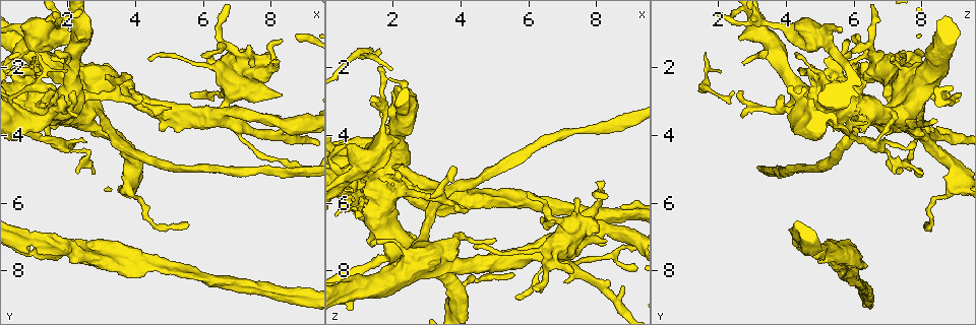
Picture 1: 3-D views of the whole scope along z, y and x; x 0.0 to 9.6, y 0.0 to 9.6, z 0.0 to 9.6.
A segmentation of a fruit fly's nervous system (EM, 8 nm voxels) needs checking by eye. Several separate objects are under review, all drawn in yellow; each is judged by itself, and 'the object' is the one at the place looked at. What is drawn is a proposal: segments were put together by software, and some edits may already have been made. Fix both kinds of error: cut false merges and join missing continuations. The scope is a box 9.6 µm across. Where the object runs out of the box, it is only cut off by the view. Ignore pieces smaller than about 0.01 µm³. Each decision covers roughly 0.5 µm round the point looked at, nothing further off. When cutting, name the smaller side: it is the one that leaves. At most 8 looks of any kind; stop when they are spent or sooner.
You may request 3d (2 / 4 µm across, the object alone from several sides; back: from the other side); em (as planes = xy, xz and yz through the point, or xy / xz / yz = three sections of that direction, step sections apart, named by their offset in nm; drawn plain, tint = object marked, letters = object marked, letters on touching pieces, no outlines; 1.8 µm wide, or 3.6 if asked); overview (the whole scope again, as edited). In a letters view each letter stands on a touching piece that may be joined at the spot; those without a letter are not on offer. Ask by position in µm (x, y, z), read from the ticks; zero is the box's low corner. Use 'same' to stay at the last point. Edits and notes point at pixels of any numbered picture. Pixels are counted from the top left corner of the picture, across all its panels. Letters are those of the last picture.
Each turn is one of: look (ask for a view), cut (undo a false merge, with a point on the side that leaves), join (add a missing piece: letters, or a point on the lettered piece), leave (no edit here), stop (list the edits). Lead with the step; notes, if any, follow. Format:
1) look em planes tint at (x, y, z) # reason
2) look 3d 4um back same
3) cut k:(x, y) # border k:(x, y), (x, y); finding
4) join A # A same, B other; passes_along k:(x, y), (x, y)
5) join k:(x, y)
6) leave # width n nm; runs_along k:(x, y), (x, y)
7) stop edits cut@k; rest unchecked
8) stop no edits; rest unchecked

look em yz step 4 letters at (0.75, 2.80, 9.20) # branch stops here

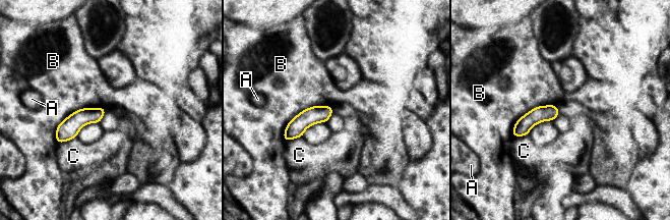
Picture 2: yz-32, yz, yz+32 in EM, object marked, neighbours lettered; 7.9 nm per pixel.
look em planes letters same

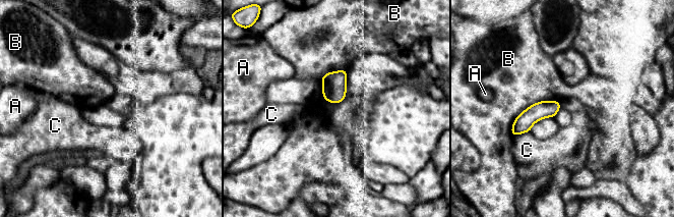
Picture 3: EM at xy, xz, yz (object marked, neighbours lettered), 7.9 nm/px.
leave # longest_contact B 480 nm; A other, B other, C other; no lettered piece goes on from it

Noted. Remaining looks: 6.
look em 3.6um yz step 16 tint at (1.10, 1.15, 4.85) # four or more arms meet

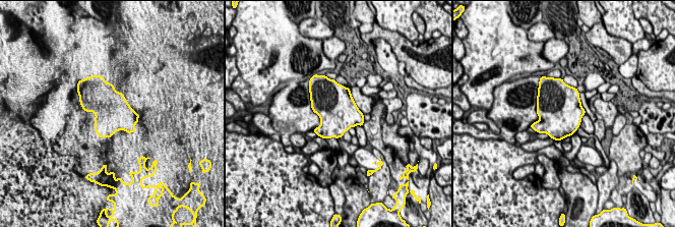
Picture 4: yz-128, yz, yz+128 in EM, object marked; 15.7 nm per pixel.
look em 3.6um planes letters same # another direction

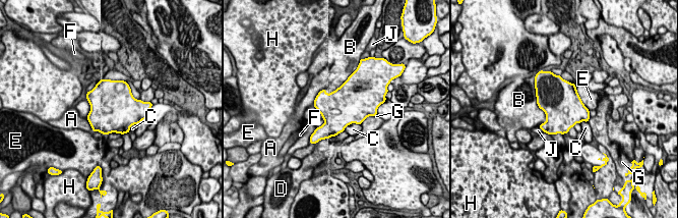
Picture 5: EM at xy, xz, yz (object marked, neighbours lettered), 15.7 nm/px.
leave # A other, B other, C other, D other, E other, F other, G other, H other, J other; border 5:(360, 123), (350, 123), (344, 129); one cell here

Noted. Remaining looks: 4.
look em 3.6um yz step 4 tint at (4.60, 7.65, 5.90) # calibre changes

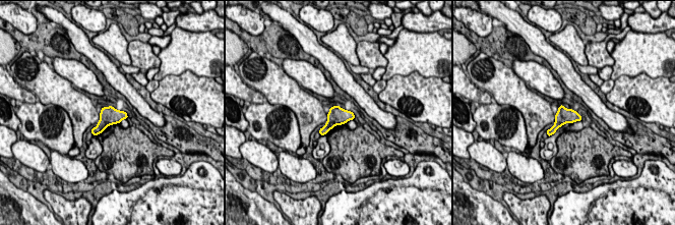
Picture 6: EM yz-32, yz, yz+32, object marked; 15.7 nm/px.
look em 3.6um yz step 4 letters same # what lies round it

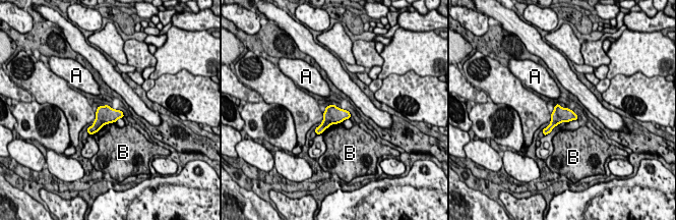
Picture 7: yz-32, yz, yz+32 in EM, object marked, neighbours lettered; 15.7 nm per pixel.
leave # A other, B other; border 7:(115, 121), (106, 123), (99, 129); all the same cell

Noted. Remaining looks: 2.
stop no edits; rest unchecked

